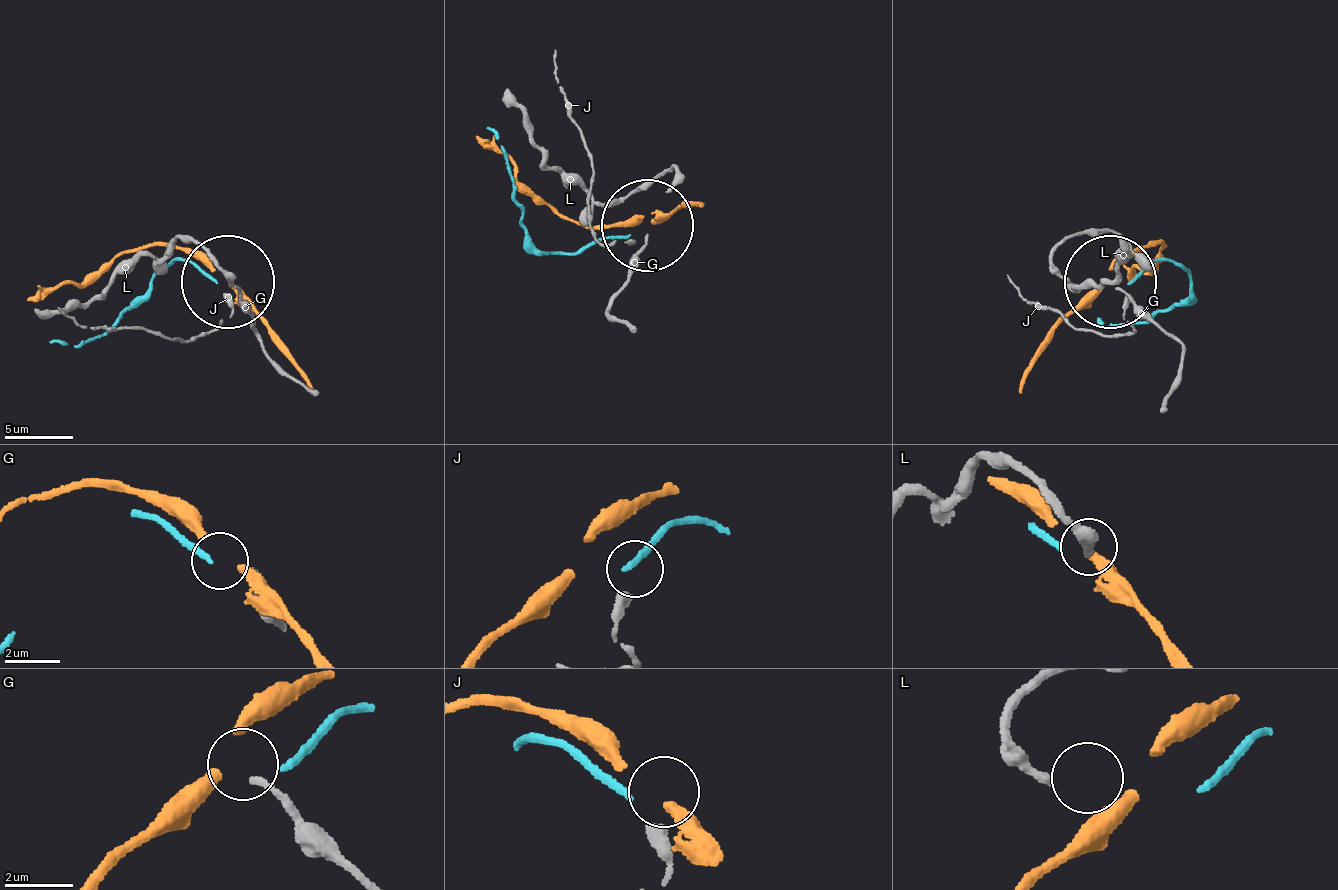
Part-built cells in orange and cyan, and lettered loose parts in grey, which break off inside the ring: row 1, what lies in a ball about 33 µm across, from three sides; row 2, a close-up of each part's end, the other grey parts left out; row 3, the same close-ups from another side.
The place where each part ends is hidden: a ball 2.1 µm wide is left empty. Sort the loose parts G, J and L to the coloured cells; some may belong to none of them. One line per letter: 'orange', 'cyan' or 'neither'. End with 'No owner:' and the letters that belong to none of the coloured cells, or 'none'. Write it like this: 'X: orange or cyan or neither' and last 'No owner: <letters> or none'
G: neither
J: neither
L: neither
No owner: G, J, L

